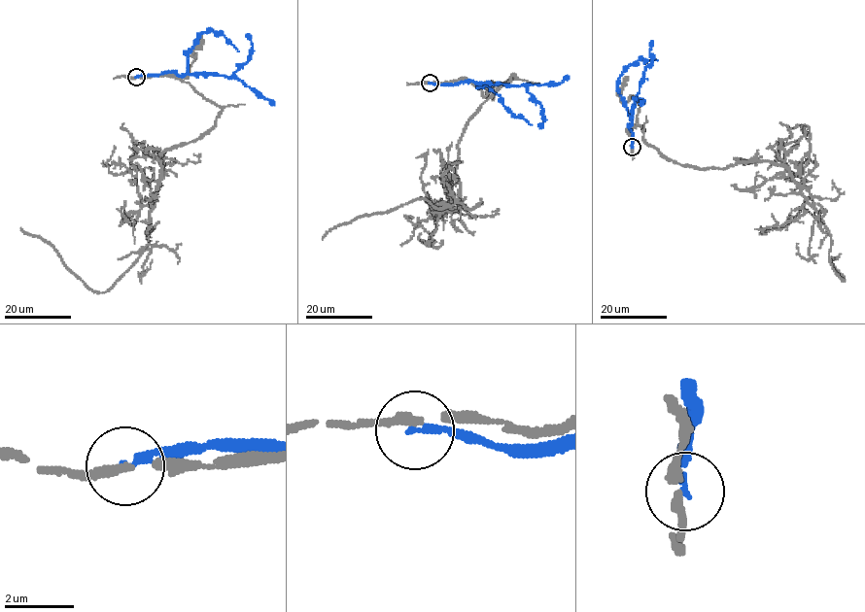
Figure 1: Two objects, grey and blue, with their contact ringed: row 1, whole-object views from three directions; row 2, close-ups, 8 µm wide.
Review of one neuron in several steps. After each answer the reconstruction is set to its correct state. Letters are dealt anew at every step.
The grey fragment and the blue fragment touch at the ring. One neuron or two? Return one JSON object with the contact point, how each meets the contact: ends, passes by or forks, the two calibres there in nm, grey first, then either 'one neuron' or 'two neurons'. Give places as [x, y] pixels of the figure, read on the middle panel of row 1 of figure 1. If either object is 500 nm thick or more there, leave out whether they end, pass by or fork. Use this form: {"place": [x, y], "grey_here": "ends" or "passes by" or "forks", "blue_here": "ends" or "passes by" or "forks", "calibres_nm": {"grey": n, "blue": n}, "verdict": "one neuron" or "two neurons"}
{"place": [430, 83], "grey_here": "passes by", "blue_here": "ends", "calibres_nm": {"grey": 200, "blue": 190}, "verdict": "two neurons"}

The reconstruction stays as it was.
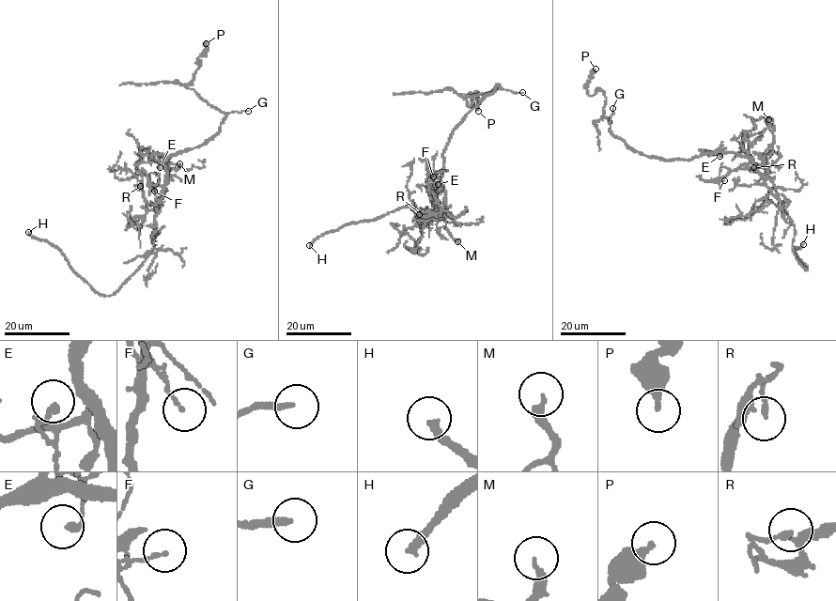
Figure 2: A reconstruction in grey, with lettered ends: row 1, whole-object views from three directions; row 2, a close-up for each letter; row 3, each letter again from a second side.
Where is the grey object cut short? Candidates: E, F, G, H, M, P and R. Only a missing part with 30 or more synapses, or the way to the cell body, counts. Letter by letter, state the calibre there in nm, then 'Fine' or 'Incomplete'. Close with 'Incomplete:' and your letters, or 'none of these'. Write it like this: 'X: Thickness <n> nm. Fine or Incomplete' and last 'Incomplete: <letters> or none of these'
E: Thickness 110 nm. Fine
F: Thickness 120 nm. Fine
G: Thickness 200 nm. Incomplete
H: Thickness 240 nm. Incomplete
M: Thickness 190 nm. Fine
P: Thickness 300 nm. Fine
R: Thickness 170 nm. Fine
Incomplete: G, H

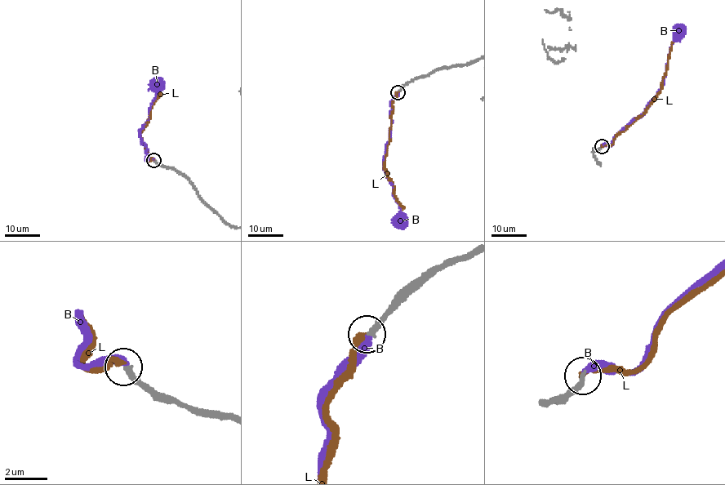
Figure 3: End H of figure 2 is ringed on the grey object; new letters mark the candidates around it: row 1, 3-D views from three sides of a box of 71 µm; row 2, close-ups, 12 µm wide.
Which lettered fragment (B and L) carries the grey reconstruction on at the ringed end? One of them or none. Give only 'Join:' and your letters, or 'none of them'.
Join: B

